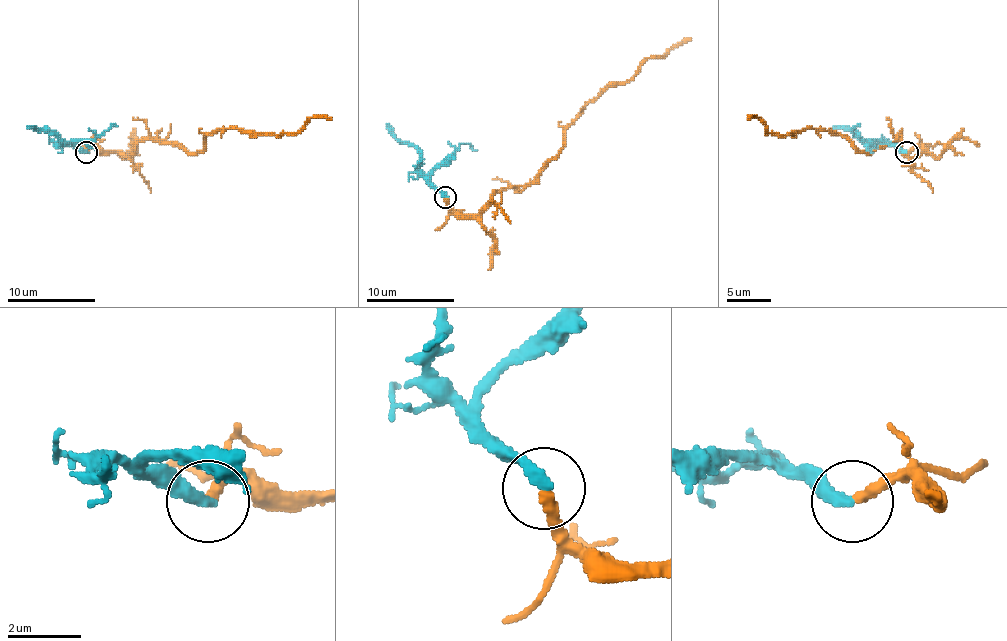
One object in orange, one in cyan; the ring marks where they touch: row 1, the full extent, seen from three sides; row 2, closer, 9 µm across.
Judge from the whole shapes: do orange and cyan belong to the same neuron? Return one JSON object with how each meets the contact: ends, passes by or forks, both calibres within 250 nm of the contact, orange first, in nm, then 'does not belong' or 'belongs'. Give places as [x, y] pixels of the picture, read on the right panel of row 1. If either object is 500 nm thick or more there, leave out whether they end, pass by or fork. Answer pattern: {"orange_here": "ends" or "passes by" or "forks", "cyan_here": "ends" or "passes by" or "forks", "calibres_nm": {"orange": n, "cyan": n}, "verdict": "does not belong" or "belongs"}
{"orange_here": "ends", "cyan_here": "ends", "calibres_nm": {"orange": 280, "cyan": 340}, "verdict": "belongs"}

